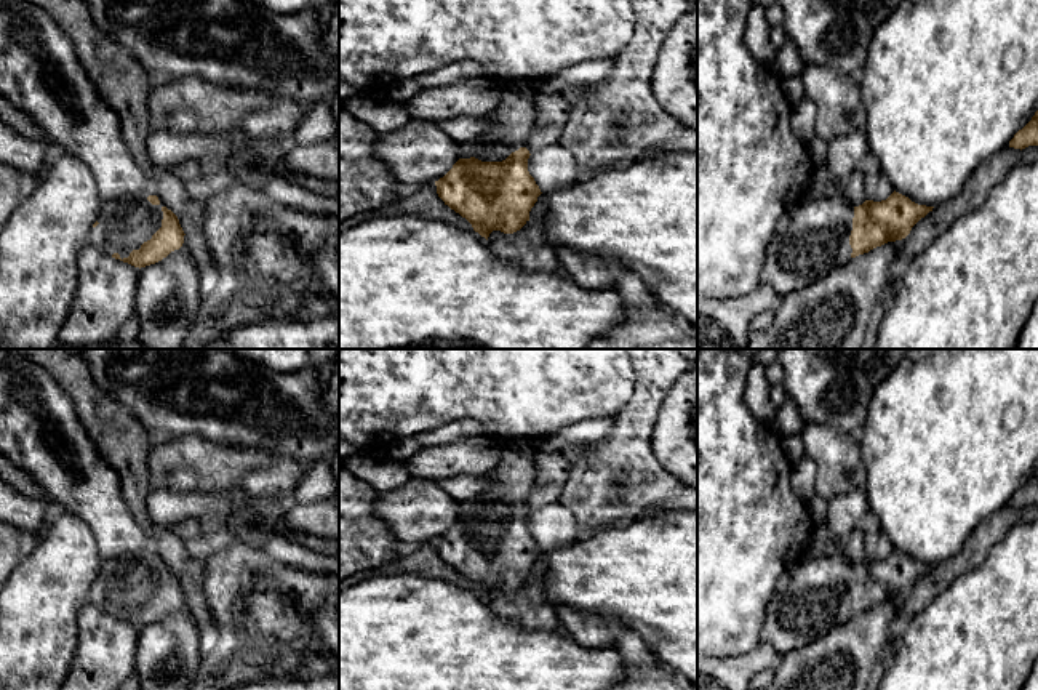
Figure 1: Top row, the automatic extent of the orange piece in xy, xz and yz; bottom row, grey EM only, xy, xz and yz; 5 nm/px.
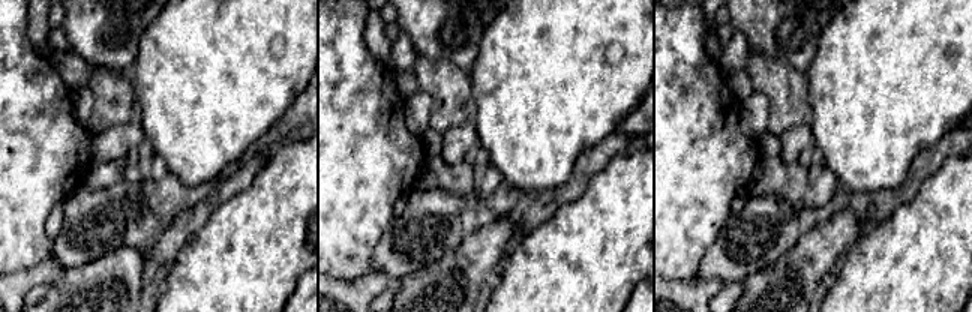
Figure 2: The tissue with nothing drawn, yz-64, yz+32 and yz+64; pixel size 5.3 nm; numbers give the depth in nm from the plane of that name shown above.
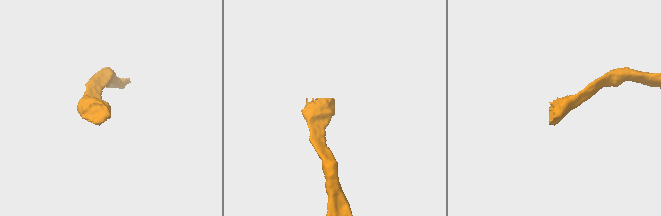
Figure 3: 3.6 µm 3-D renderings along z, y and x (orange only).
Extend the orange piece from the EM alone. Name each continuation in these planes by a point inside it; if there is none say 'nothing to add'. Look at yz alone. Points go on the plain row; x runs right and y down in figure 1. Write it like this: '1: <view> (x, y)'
1: yz (818, 599)

